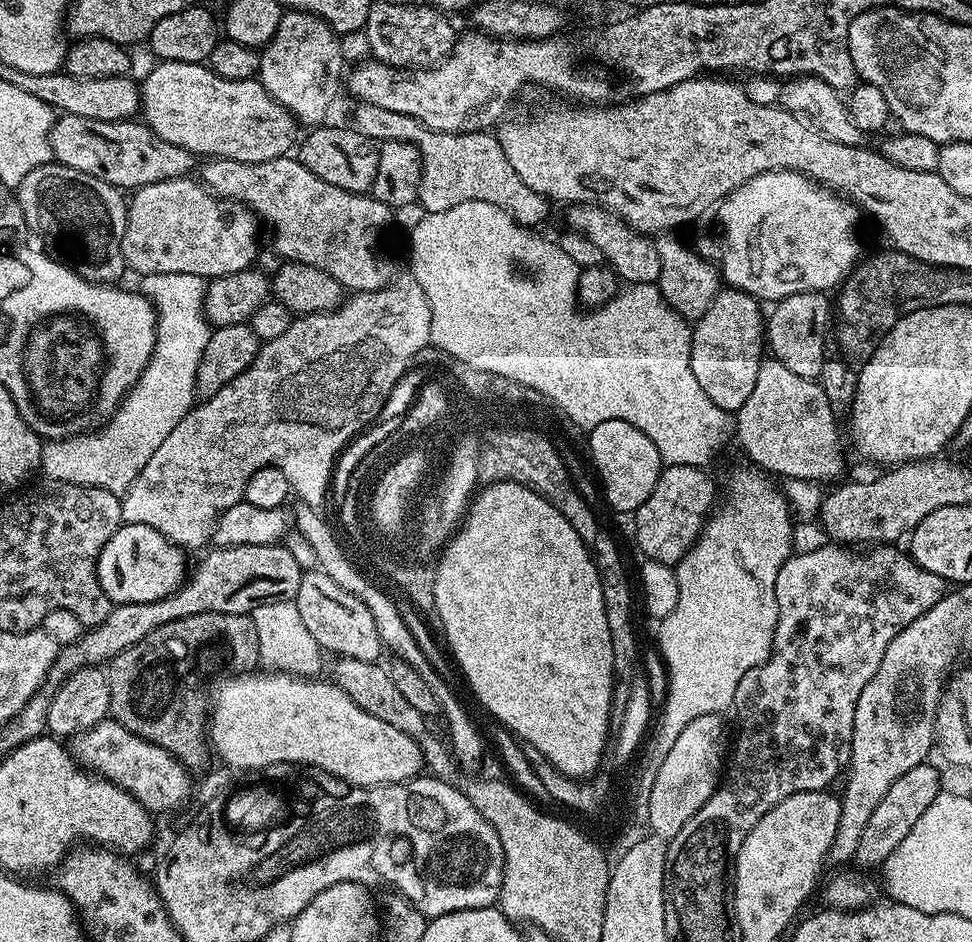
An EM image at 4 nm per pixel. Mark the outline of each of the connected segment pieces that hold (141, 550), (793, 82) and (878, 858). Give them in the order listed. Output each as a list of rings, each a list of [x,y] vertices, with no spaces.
[[[149,524],[120,525],[120,529],[106,542],[96,563],[98,582],[112,599],[113,605],[130,602],[154,602],[178,590],[186,579],[185,553]]]
[[[760,74],[746,84],[748,97],[759,105],[776,105],[799,115],[805,123],[843,145],[859,147],[864,140],[864,133],[859,130],[849,114],[847,103],[839,96],[839,91],[814,76],[800,76],[780,81]]]
[[[930,762],[919,764],[914,769],[908,770],[906,774],[902,774],[902,778],[898,778],[898,781],[890,786],[885,798],[878,802],[878,810],[870,814],[870,822],[866,822],[866,830],[862,830],[862,842],[854,857],[855,863],[861,869],[879,869],[886,858],[898,848],[902,839],[910,834],[915,823],[922,818],[927,807],[942,791],[940,774],[931,764]]]

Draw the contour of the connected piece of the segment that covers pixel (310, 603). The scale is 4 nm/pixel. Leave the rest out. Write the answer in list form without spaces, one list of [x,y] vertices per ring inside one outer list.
[[[308,570],[301,575],[294,603],[298,606],[298,615],[306,630],[314,634],[314,642],[318,642],[325,653],[333,652],[336,658],[358,658],[358,662],[376,662],[381,659],[380,637],[366,604],[338,586],[321,570]]]

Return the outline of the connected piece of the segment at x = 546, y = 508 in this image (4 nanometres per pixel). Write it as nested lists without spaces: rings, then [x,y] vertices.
[[[510,480],[485,484],[471,497],[466,515],[463,517],[464,529],[457,531],[440,552],[435,561],[432,597],[436,603],[434,616],[440,619],[444,627],[444,636],[448,639],[448,648],[456,659],[455,667],[468,679],[474,695],[480,704],[493,716],[493,721],[507,728],[517,741],[533,748],[560,772],[569,778],[592,778],[597,775],[600,755],[604,747],[610,744],[610,721],[612,719],[612,691],[616,675],[612,657],[612,635],[606,618],[607,606],[604,604],[604,586],[600,572],[593,560],[589,545],[570,526],[567,518],[554,508],[535,489]]]

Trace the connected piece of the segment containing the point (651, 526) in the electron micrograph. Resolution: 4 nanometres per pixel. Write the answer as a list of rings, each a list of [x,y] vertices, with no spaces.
[[[685,464],[661,467],[658,482],[654,490],[650,490],[650,498],[646,498],[634,513],[636,544],[645,552],[643,555],[647,559],[674,566],[696,544],[717,503],[716,484],[704,471],[703,467]]]

